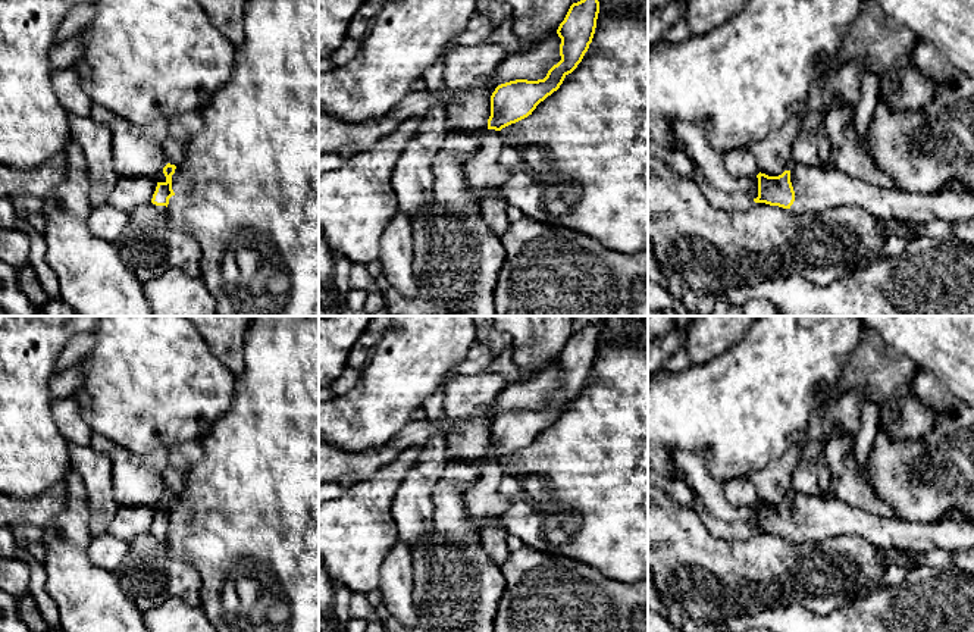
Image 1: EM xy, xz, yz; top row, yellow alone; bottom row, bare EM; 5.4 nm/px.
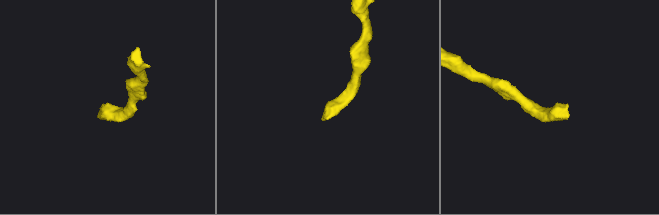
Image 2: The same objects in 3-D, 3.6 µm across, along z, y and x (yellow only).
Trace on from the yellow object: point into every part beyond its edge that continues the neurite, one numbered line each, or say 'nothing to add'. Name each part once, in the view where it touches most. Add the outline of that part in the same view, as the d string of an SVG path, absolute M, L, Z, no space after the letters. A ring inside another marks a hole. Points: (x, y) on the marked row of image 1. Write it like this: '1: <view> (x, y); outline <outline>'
1: yz (816, 188); outline M796 165L790 170L795 215L854 206L876 219L914 220L934 219L955 222L974 216L974 193L939 191L936 194L908 193L873 185L836 168Z

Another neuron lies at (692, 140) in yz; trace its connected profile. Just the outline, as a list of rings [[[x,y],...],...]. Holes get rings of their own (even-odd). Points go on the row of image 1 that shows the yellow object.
[[[676,121],[674,137],[710,184],[724,193],[746,193],[758,197],[758,178],[735,178],[724,166],[724,154],[714,150],[705,132],[692,122]]]

